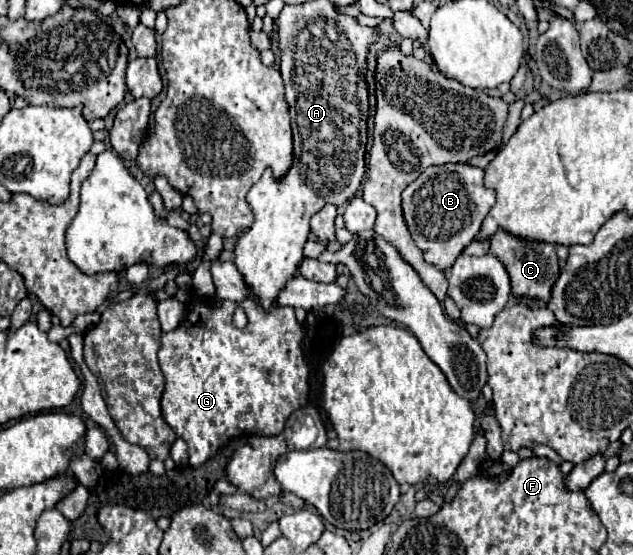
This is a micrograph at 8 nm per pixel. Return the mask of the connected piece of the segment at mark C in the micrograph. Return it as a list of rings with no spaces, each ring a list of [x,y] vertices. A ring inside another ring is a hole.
[[[498,231],[490,241],[490,253],[504,263],[504,267],[510,275],[514,297],[530,297],[530,299],[540,299],[540,301],[546,301],[546,303],[550,301],[552,285],[556,283],[556,277],[558,277],[558,271],[560,271],[556,245],[526,241],[526,239],[512,237],[504,231]]]

